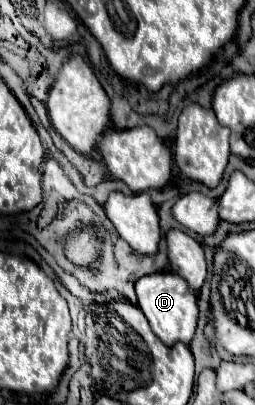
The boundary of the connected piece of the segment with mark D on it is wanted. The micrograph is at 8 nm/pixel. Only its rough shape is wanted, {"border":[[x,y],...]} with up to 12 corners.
{"border":[[174,272],[142,276],[138,306],[166,344],[190,344],[196,292]]}

